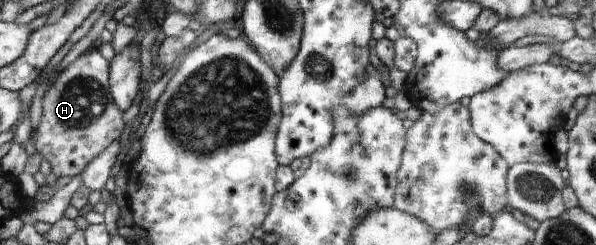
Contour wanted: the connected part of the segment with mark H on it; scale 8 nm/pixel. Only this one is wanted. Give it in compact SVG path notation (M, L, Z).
M88 50L58 74L45 92L43 115L32 140L58 178L80 175L93 158L120 139L124 120L108 84L108 66L111 64L99 51Z

